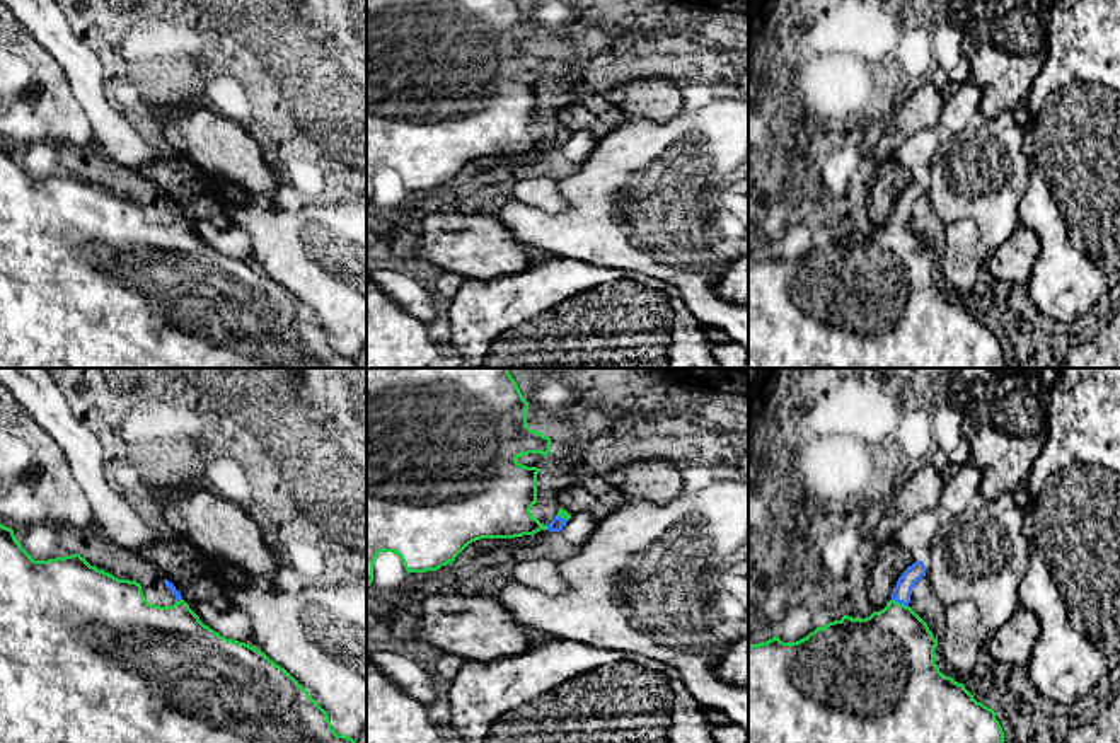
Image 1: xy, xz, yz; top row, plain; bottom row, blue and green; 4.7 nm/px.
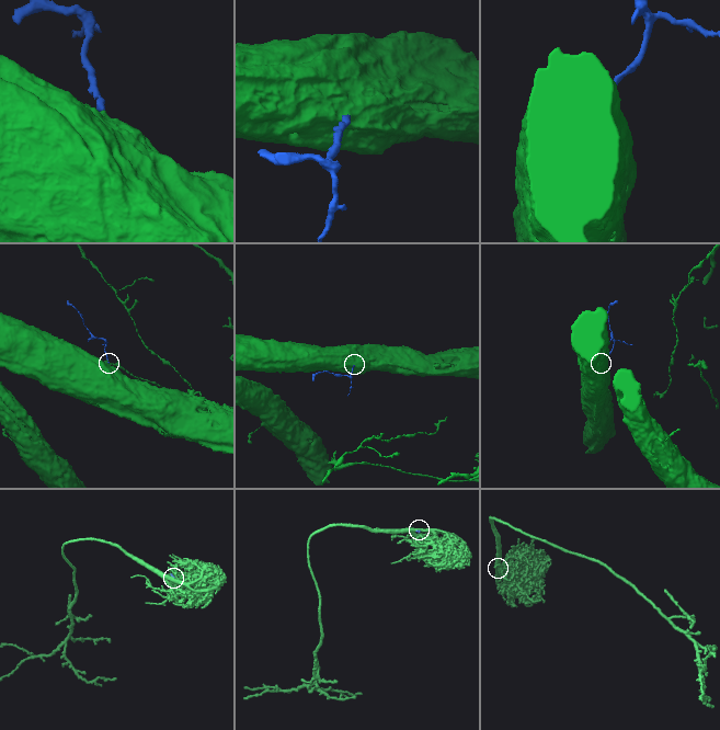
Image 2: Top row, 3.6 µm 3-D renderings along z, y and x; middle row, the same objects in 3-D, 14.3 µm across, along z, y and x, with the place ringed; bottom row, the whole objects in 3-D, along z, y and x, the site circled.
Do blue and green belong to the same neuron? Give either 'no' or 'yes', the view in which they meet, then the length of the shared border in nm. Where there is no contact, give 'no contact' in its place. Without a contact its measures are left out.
yes | yz | 90 nm

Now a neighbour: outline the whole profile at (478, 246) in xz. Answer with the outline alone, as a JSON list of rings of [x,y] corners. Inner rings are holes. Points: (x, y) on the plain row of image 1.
[[[462,210],[426,216],[416,247],[416,259],[464,279],[515,274],[547,257],[552,254],[522,244],[493,215],[469,215]]]

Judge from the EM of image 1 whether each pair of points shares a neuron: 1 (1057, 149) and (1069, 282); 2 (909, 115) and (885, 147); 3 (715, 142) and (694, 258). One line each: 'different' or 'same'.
1: same
2: same
3: same

